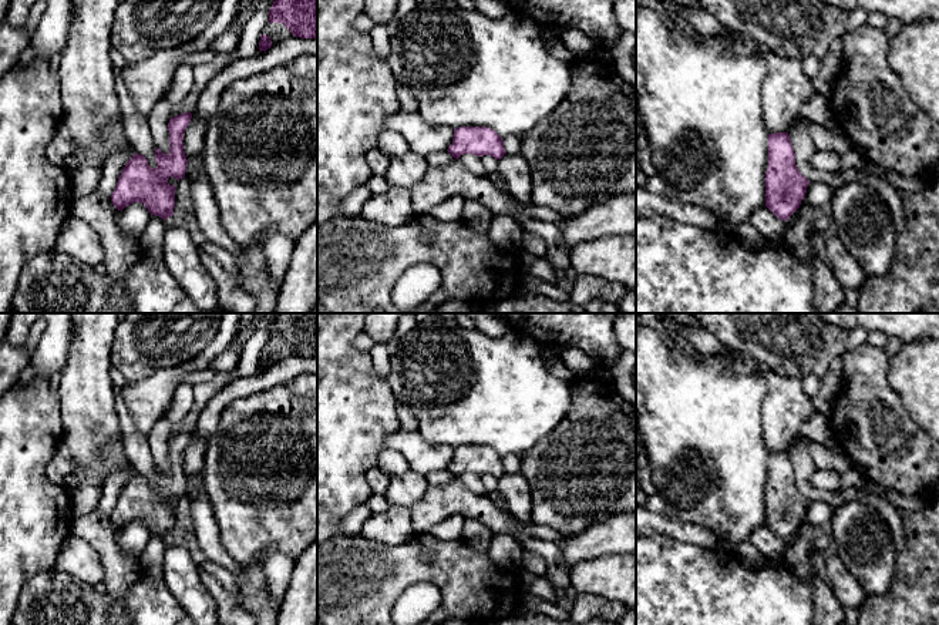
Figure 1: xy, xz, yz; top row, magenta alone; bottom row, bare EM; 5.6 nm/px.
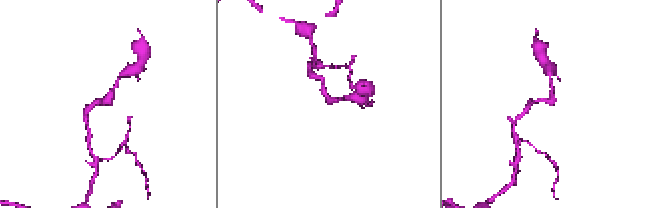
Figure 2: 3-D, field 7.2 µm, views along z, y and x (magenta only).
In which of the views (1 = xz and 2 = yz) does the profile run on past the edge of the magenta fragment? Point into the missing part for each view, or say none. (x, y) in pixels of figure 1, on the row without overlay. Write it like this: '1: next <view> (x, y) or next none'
1: next none
2: next none

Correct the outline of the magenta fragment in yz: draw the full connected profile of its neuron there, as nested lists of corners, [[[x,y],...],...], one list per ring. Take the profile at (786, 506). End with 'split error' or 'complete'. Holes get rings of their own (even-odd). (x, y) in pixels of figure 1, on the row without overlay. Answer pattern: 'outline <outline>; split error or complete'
outline [[[788,451],[768,453],[768,487],[764,501],[765,525],[785,541],[800,527],[810,503],[795,484]]]; complete

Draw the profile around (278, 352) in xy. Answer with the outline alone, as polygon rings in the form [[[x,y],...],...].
[[[267,342],[265,349],[263,349],[263,353],[270,356],[272,364],[295,356],[290,352],[290,349],[286,347],[285,343],[282,343],[282,342]]]

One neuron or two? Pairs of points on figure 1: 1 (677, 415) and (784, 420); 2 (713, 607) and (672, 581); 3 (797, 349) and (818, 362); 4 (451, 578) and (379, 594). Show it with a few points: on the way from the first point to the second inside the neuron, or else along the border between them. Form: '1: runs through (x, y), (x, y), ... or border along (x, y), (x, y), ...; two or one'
1: border along (766, 386), (763, 397), (763, 442), (768, 452); two
2: runs through (703, 607), (697, 607), (682, 591); one
3: runs through (803, 349), (813, 356); one
4: runs through (433, 573), (400, 573), (397, 575); one

